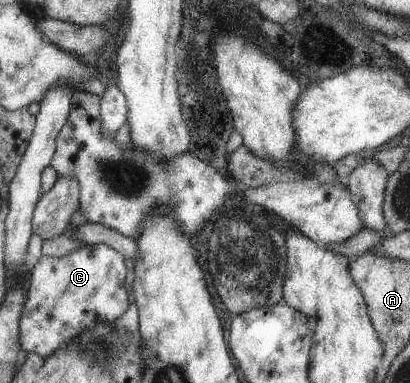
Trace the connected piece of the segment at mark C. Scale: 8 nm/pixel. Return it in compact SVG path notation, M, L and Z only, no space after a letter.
M83 244L61 257L45 257L40 255L36 264L31 268L24 284L23 312L19 318L19 342L24 352L34 352L42 358L55 352L66 341L78 336L82 330L88 330L102 322L113 322L128 308L128 297L124 288L126 266L120 251L106 244Z

